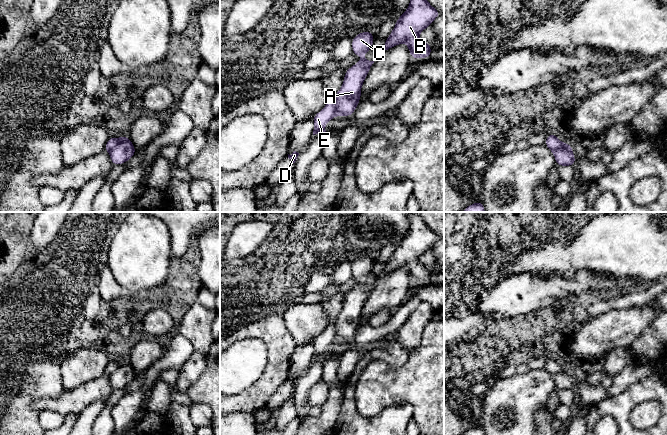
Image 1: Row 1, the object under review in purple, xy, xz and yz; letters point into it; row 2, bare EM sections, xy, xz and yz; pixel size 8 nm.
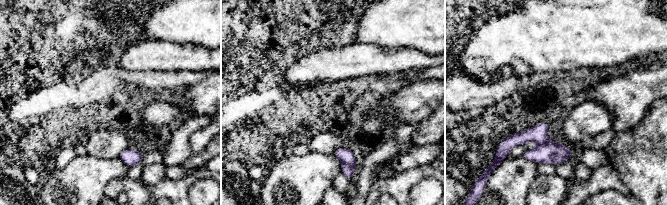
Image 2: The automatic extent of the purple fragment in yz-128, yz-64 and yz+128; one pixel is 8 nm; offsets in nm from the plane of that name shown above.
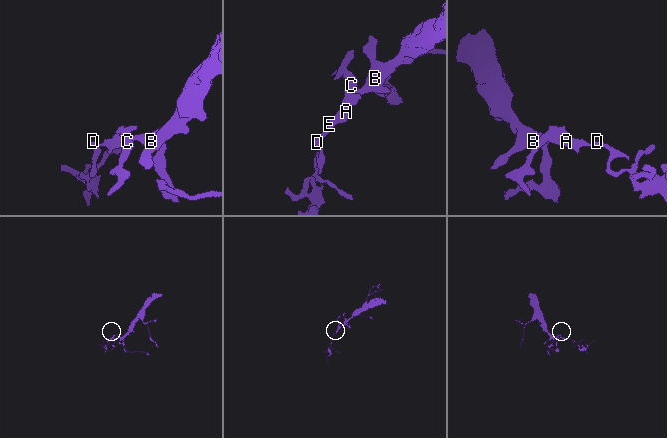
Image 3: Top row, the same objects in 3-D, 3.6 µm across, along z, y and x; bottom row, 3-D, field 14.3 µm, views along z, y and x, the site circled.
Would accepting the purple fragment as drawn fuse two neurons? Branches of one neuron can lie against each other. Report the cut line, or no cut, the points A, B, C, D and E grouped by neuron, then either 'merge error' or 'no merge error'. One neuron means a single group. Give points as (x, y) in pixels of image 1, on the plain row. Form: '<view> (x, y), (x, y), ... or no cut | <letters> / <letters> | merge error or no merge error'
yz (550, 373), (567, 371), (572, 376) | A B / C D E | merge error

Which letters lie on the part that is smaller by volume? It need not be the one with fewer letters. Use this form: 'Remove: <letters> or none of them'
Remove: C, D, E

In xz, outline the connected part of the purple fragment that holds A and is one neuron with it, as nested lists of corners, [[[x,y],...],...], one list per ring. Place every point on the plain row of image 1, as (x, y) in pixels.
[[[410,214],[410,228],[396,244],[396,249],[386,263],[383,272],[378,275],[373,285],[362,281],[355,289],[348,292],[343,308],[336,318],[337,340],[352,340],[361,322],[364,304],[381,275],[388,274],[400,267],[406,267],[412,282],[431,280],[431,268],[419,263],[420,257],[429,251],[441,236],[437,235],[418,215]]]

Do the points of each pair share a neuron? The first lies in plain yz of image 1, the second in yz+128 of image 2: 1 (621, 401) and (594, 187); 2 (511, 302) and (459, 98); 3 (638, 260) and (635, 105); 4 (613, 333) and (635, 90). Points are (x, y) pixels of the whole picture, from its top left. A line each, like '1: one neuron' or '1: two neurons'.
1: two neurons
2: one neuron
3: two neurons
4: two neurons

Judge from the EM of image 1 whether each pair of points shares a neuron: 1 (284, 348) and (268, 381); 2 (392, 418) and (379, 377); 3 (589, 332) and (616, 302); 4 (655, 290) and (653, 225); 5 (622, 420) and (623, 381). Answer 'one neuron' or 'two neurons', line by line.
1: one neuron
2: two neurons
3: two neurons
4: two neurons
5: two neurons

